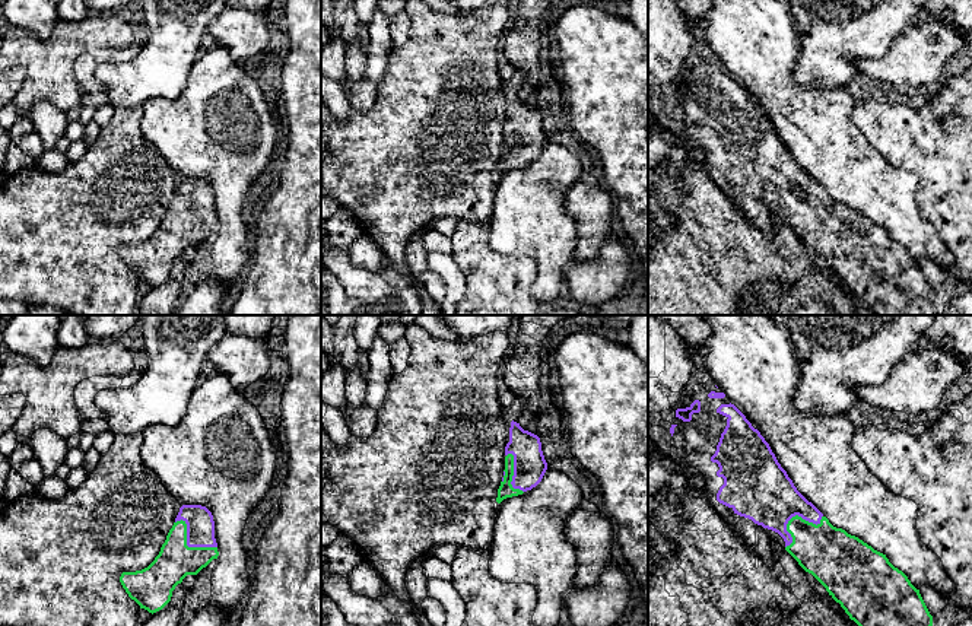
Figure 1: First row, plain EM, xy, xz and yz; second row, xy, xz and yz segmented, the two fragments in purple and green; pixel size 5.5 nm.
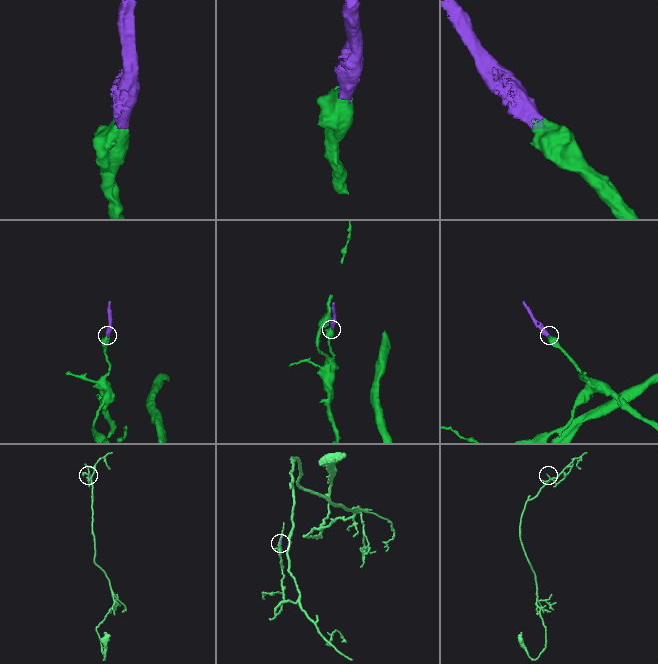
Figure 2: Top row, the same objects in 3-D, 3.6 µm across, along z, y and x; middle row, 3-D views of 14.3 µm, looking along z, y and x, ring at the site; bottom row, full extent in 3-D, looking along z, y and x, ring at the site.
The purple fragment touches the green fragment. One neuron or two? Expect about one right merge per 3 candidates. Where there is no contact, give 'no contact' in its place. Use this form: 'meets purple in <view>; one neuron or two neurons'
meets purple in yz; one neuron

